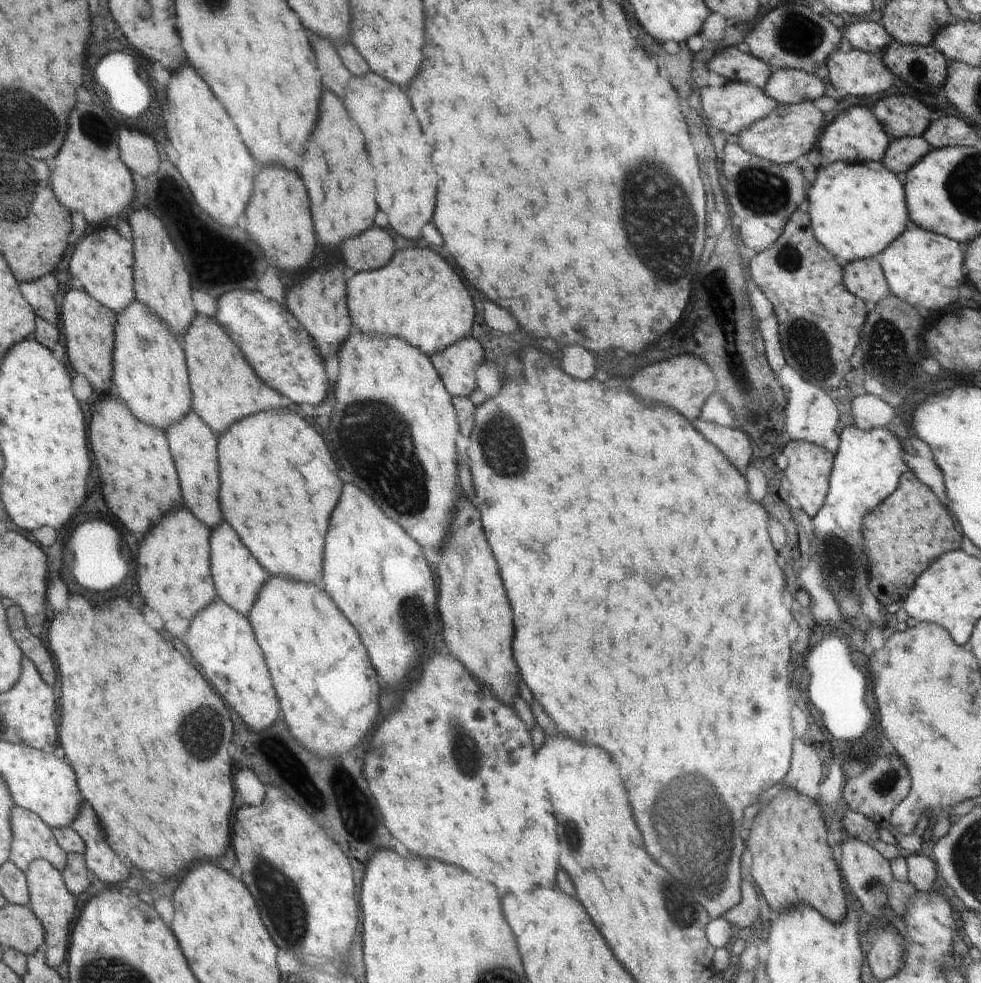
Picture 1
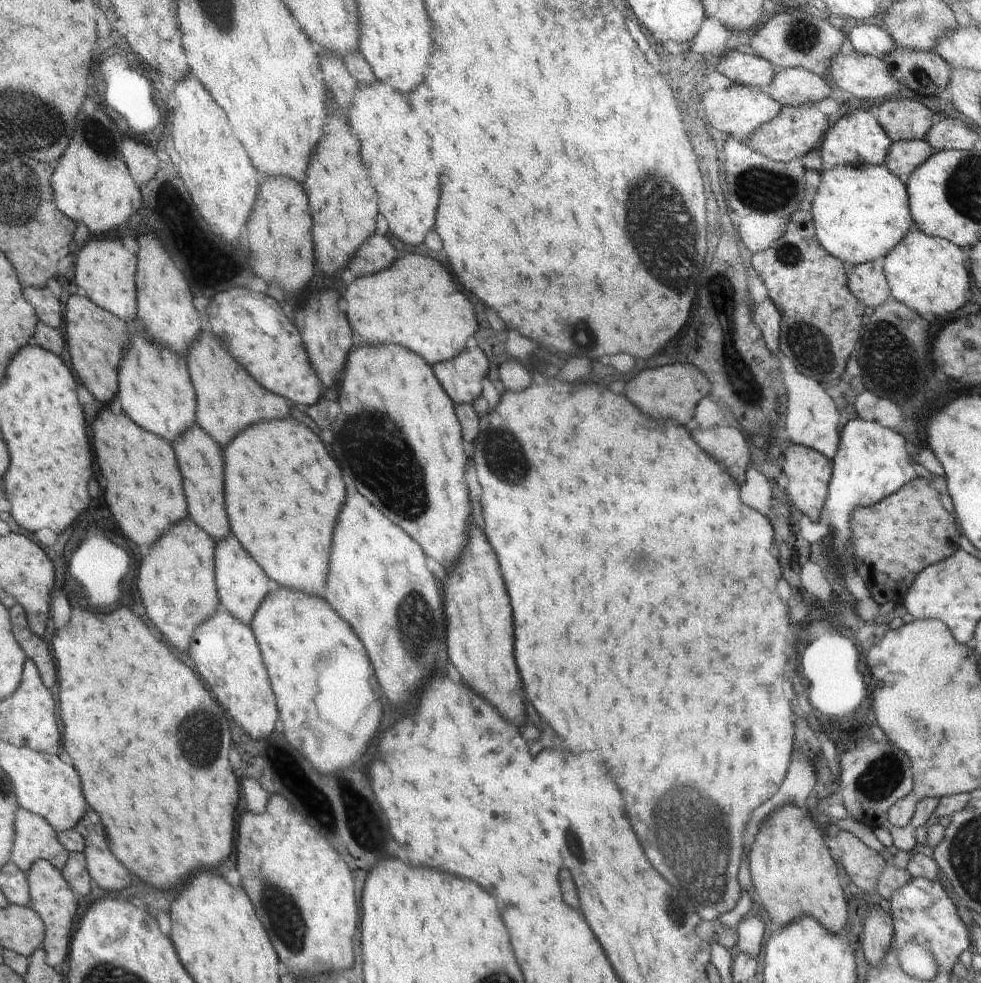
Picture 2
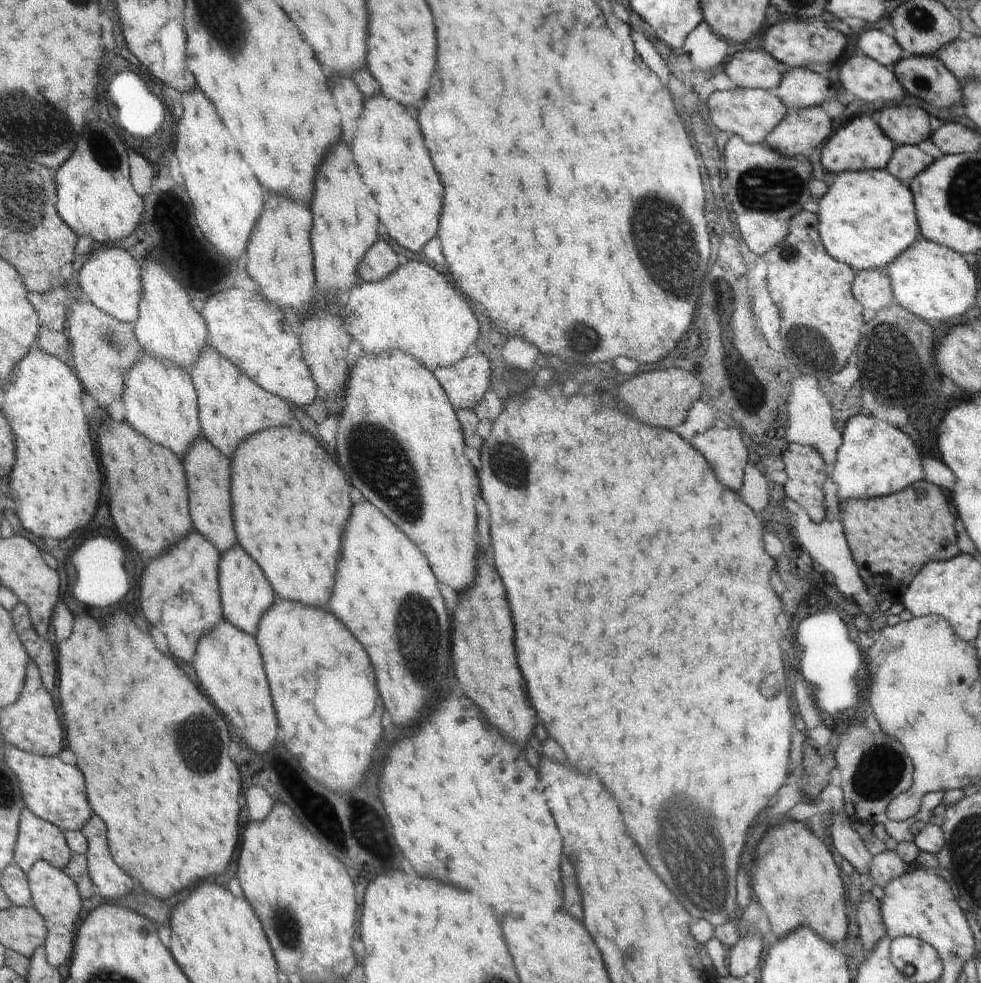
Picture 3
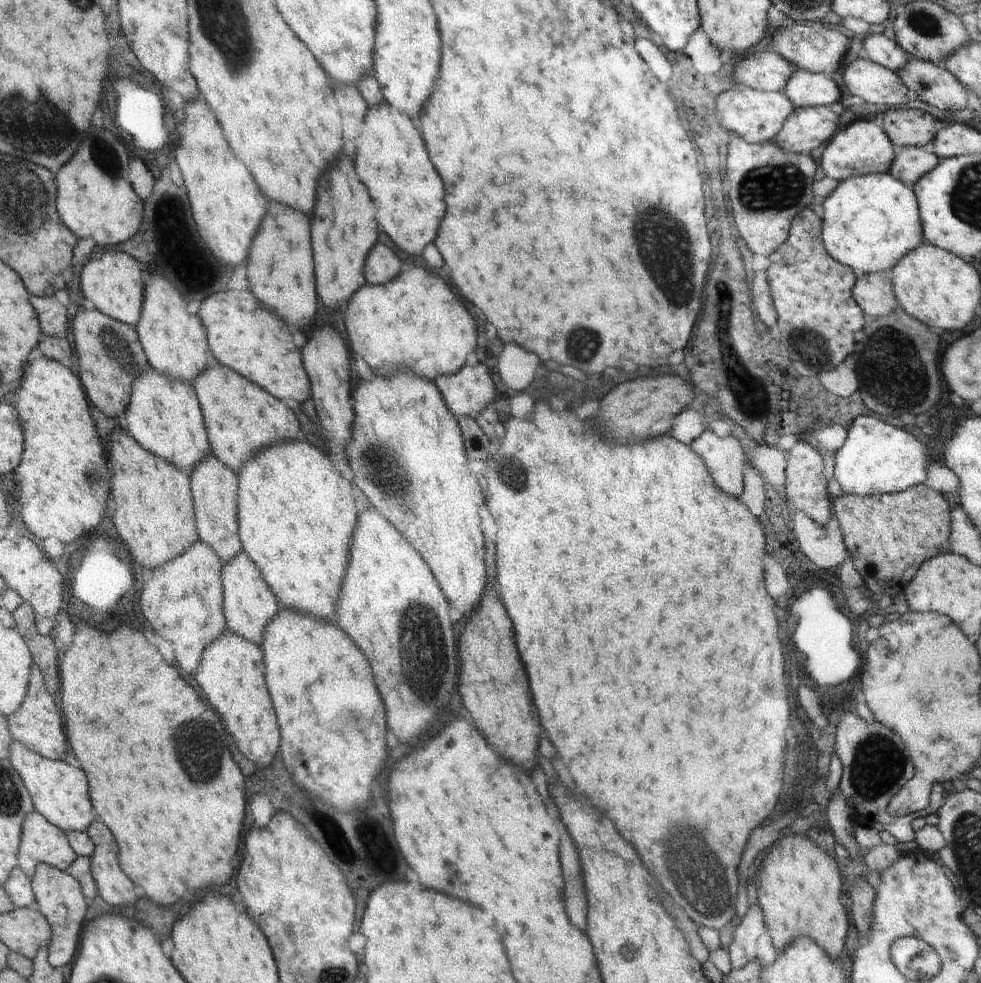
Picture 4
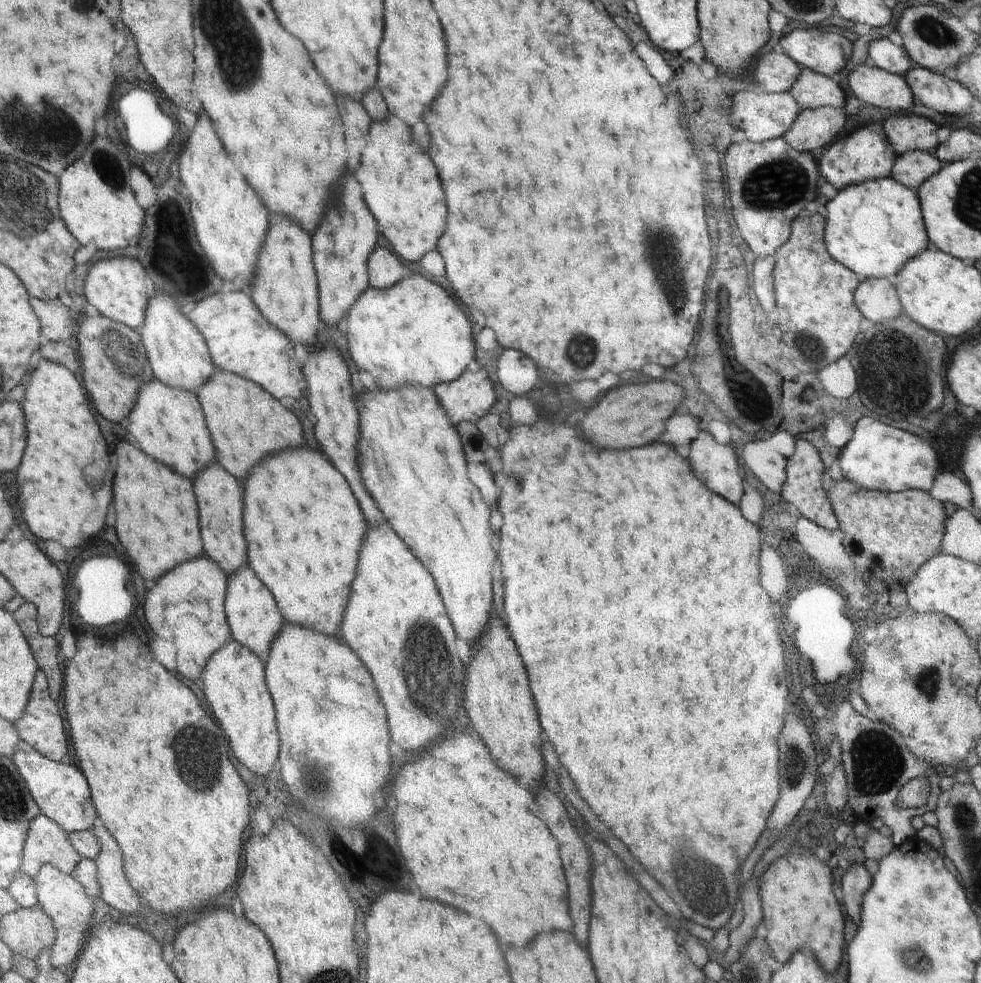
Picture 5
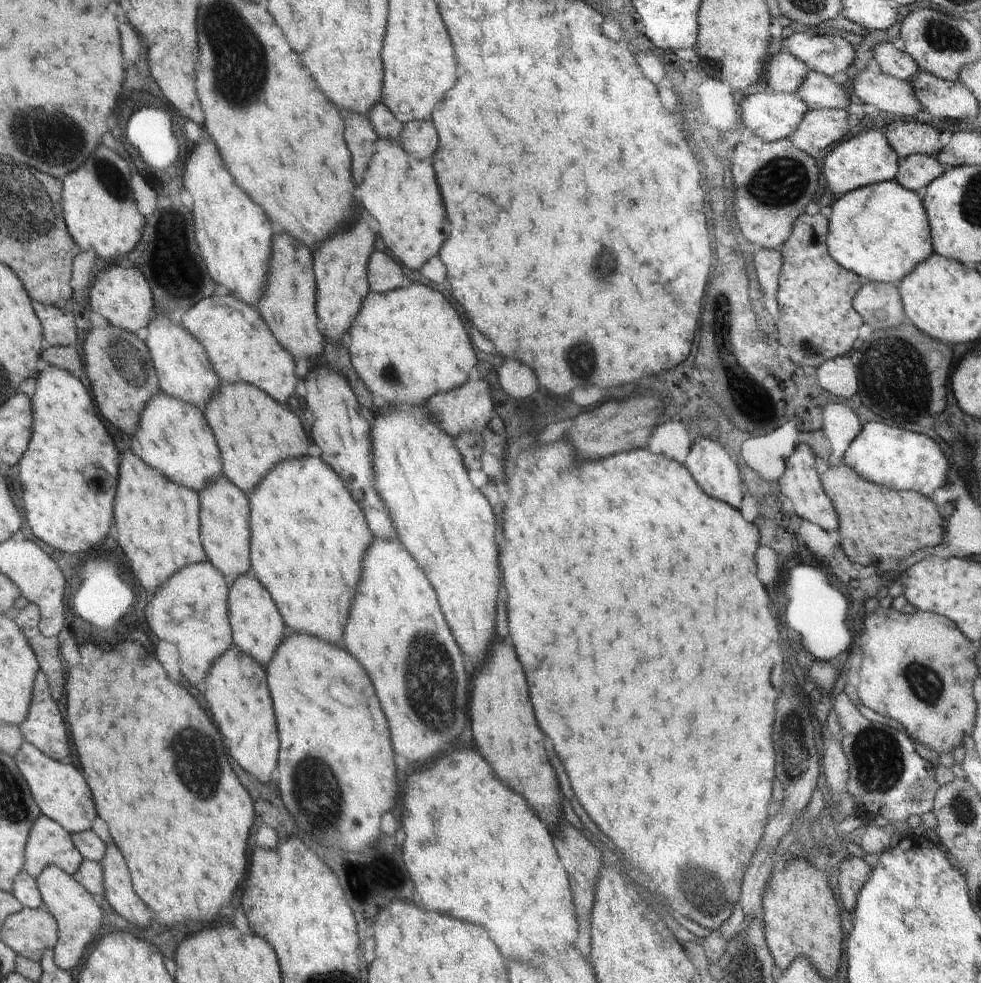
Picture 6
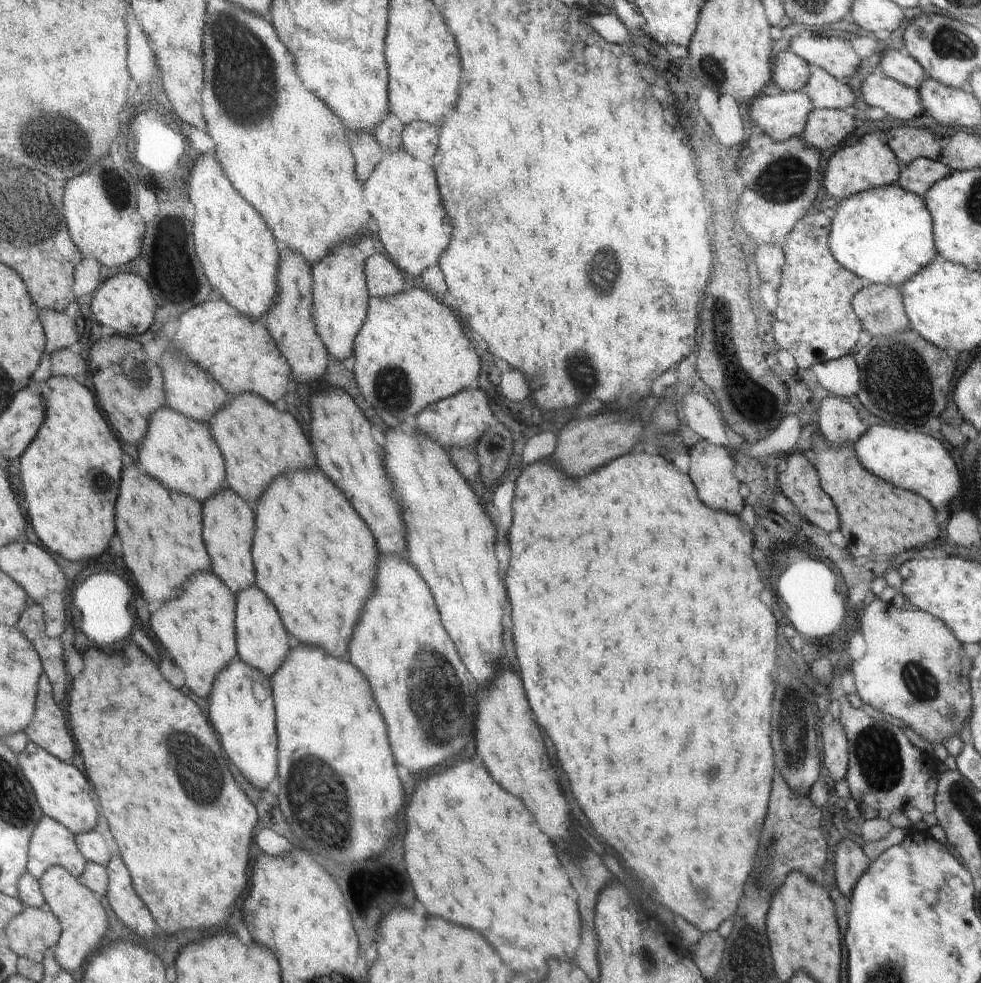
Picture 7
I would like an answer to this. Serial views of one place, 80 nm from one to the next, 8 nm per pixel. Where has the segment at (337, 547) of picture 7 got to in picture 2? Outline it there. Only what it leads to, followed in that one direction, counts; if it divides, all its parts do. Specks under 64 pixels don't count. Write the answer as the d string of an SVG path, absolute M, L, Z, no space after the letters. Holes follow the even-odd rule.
M286 418L258 422L226 446L225 466L230 530L254 552L254 560L274 585L323 597L332 528L346 488L338 464L328 456L320 438L302 422Z

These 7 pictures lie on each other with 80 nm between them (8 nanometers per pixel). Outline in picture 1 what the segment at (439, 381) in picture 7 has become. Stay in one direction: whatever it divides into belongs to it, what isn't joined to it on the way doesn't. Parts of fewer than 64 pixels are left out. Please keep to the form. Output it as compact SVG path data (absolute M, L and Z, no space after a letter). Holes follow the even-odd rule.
M428 248L398 249L386 268L360 271L349 279L349 313L362 332L382 332L410 340L432 354L462 339L474 322L474 302L454 272Z

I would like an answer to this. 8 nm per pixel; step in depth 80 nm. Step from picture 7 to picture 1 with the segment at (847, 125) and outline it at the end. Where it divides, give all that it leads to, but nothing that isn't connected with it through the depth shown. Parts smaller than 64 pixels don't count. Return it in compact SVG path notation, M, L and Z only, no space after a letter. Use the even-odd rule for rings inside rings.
M802 101L796 104L778 103L765 118L758 119L752 126L737 134L738 144L746 152L761 156L762 159L777 161L778 158L784 158L784 162L780 164L788 164L790 160L796 160L812 150L822 130L822 122L824 122L824 114L814 106L813 101Z

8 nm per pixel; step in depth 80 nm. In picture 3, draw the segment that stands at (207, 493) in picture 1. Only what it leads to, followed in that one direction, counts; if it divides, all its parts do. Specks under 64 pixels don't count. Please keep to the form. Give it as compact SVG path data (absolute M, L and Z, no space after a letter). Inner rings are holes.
M202 437L190 448L190 456L186 458L186 468L190 472L190 494L194 508L196 528L214 544L218 544L220 554L236 542L236 532L230 514L230 460L225 454L218 452L206 438Z

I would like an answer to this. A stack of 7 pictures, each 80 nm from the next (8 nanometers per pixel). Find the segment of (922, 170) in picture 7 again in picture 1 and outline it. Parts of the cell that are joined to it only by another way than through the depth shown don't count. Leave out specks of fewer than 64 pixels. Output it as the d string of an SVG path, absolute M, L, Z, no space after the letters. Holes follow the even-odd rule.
M922 135L894 139L888 145L881 163L893 173L906 175L931 150L931 144Z

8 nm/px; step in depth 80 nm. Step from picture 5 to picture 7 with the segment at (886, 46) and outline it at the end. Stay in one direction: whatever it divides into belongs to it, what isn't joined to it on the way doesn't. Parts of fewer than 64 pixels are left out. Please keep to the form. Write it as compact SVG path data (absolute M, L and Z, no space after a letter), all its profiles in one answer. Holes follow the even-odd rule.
M890 49L884 52L879 66L880 71L887 77L916 90L919 90L928 77L921 63L903 49Z

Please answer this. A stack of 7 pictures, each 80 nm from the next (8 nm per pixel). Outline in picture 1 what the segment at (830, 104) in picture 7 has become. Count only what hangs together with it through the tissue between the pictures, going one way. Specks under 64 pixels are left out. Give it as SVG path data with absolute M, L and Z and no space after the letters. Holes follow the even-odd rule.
M774 69L764 91L782 104L813 101L824 94L824 84L812 73L800 69Z

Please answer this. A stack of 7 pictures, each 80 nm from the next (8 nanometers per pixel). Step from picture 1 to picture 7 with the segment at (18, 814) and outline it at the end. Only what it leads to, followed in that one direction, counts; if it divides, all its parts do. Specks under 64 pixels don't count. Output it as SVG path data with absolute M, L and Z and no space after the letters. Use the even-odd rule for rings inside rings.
M48 815L37 826L29 853L28 872L39 881L56 865L70 869L79 878L89 866L89 860L78 846L77 835Z

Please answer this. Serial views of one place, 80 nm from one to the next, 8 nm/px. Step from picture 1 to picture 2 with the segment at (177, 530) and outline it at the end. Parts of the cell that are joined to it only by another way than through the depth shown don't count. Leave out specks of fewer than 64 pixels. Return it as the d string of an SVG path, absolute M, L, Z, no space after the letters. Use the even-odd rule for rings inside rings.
M192 518L174 524L142 560L140 588L158 628L184 652L190 650L194 632L220 607L214 566L214 538Z

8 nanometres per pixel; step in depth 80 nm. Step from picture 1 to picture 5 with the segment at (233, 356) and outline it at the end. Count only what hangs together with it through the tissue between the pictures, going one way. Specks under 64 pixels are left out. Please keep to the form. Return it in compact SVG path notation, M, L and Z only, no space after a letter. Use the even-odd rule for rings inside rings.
M217 369L213 378L199 392L213 444L218 444L216 462L228 472L234 472L238 480L244 478L250 466L254 466L266 454L300 446L302 442L300 420L272 396L254 381Z

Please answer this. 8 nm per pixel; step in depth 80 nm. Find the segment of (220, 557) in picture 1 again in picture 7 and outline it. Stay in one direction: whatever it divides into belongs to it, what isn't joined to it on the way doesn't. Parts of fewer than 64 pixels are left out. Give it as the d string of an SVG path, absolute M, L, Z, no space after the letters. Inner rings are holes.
M248 587L237 594L237 656L269 677L282 664L291 648L290 634L282 624L281 613L261 588Z

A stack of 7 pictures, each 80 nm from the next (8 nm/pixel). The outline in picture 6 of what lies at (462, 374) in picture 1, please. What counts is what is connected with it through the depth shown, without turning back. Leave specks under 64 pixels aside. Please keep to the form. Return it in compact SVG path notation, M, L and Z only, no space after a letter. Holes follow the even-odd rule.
M469 380L452 390L432 395L426 404L426 410L451 435L459 435L462 431L481 432L492 418L492 398L486 380Z

